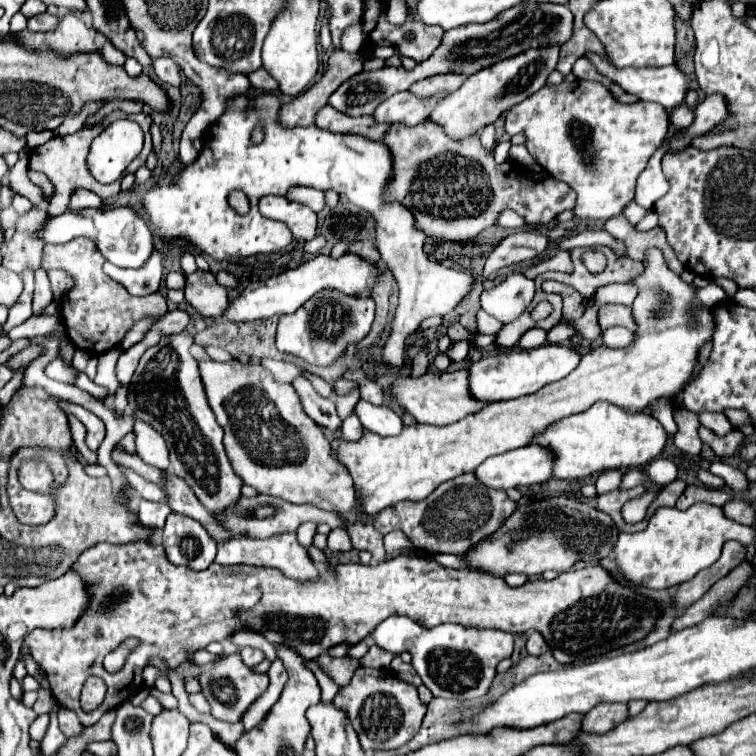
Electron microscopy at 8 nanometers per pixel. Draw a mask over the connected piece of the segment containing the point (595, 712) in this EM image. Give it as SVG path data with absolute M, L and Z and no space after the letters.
M601 703L583 717L583 733L603 735L627 719L625 703Z

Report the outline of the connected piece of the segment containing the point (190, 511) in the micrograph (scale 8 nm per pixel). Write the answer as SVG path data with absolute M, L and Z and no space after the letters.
M169 473L169 481L167 481L167 501L169 501L169 507L173 509L173 511L177 511L177 513L181 513L181 515L187 515L187 517L191 517L191 519L195 519L195 521L199 521L205 529L207 529L207 533L217 541L217 543L221 543L221 541L231 541L233 539L233 535L225 529L225 525L221 525L201 503L199 503L199 499L195 497L195 493L191 491L191 487L183 481L183 479L179 479L179 477L175 477L173 473Z

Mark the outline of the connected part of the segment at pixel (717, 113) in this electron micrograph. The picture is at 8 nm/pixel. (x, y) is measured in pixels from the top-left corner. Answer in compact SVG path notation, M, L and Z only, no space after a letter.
M721 94L705 97L695 109L695 123L689 127L689 137L697 137L705 131L711 131L731 115L727 101Z

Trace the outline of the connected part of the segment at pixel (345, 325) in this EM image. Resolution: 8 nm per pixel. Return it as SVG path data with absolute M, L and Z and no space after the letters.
M337 291L315 295L291 315L281 315L277 325L277 349L297 355L311 365L331 365L349 345L361 341L373 323L375 303L371 297L347 297Z

